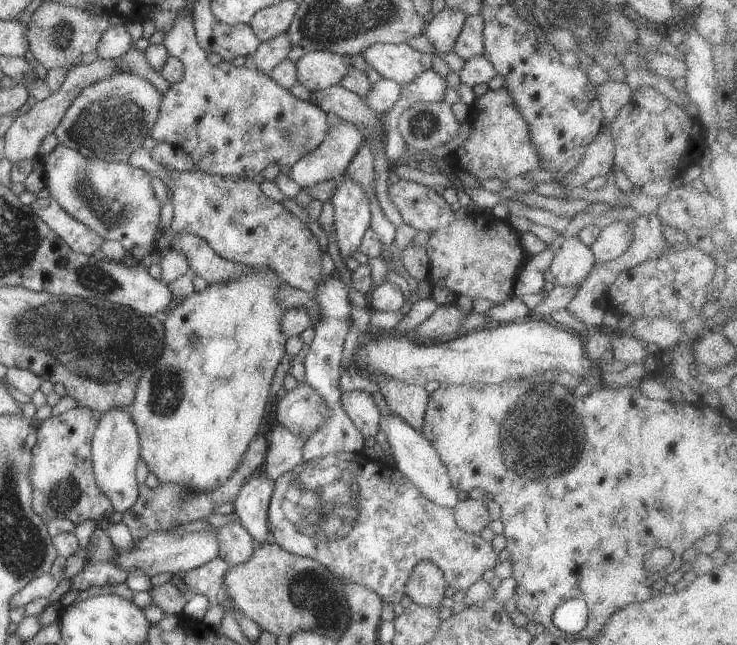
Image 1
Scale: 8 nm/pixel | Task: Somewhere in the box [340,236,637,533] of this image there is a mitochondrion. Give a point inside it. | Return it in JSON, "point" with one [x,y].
{"point":[539,437]}

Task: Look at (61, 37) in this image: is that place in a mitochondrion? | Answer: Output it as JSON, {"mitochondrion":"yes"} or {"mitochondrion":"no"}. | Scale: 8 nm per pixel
{"mitochondrion":"yes"}

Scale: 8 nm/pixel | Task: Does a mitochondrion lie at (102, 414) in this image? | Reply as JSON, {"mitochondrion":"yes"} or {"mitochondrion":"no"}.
{"mitochondrion":"no"}

